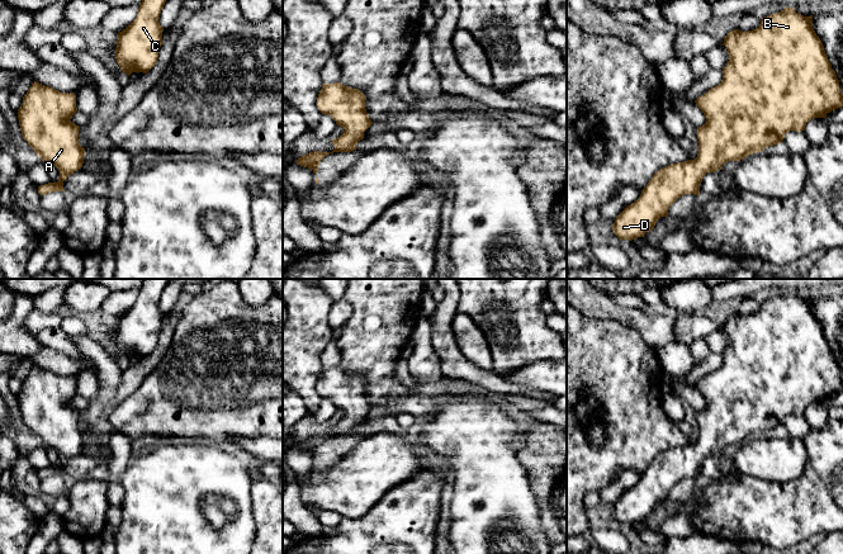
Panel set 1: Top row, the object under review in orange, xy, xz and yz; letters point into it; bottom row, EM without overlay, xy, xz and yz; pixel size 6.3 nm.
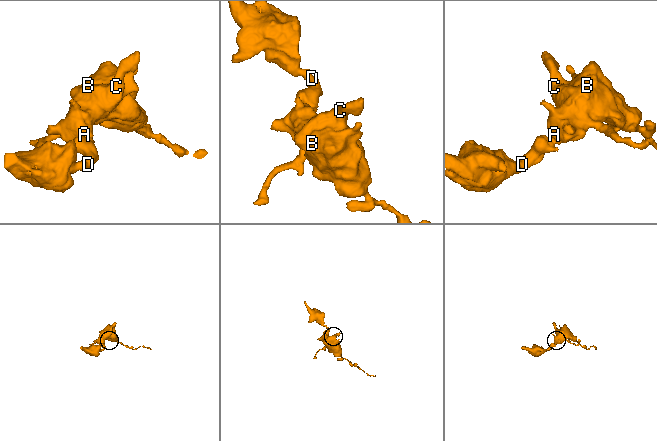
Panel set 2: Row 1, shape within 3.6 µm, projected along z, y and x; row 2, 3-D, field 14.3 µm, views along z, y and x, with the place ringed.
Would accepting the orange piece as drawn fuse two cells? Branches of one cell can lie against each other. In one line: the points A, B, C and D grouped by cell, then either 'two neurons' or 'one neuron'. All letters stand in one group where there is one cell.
groups A B C D; one neuron

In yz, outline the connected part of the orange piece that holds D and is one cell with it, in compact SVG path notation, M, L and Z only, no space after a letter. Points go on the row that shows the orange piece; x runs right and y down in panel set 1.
M783 8L762 18L753 30L729 32L723 46L728 49L729 61L723 68L721 82L695 100L706 118L706 123L697 127L697 157L668 165L653 175L639 199L616 217L612 229L619 240L644 237L660 217L668 218L668 209L678 198L685 194L698 196L706 172L782 143L787 132L805 131L809 120L825 118L843 106L839 80L813 28L813 15L804 16L794 8Z

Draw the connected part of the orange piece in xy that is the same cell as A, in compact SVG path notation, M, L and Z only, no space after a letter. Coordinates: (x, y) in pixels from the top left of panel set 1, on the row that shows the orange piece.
M37 81L32 84L28 93L23 96L23 104L18 109L18 119L23 138L34 152L48 166L55 165L60 171L57 183L48 183L38 186L38 193L46 195L52 191L63 191L63 181L84 164L85 148L79 143L80 127L70 119L77 112L75 93L60 93Z

